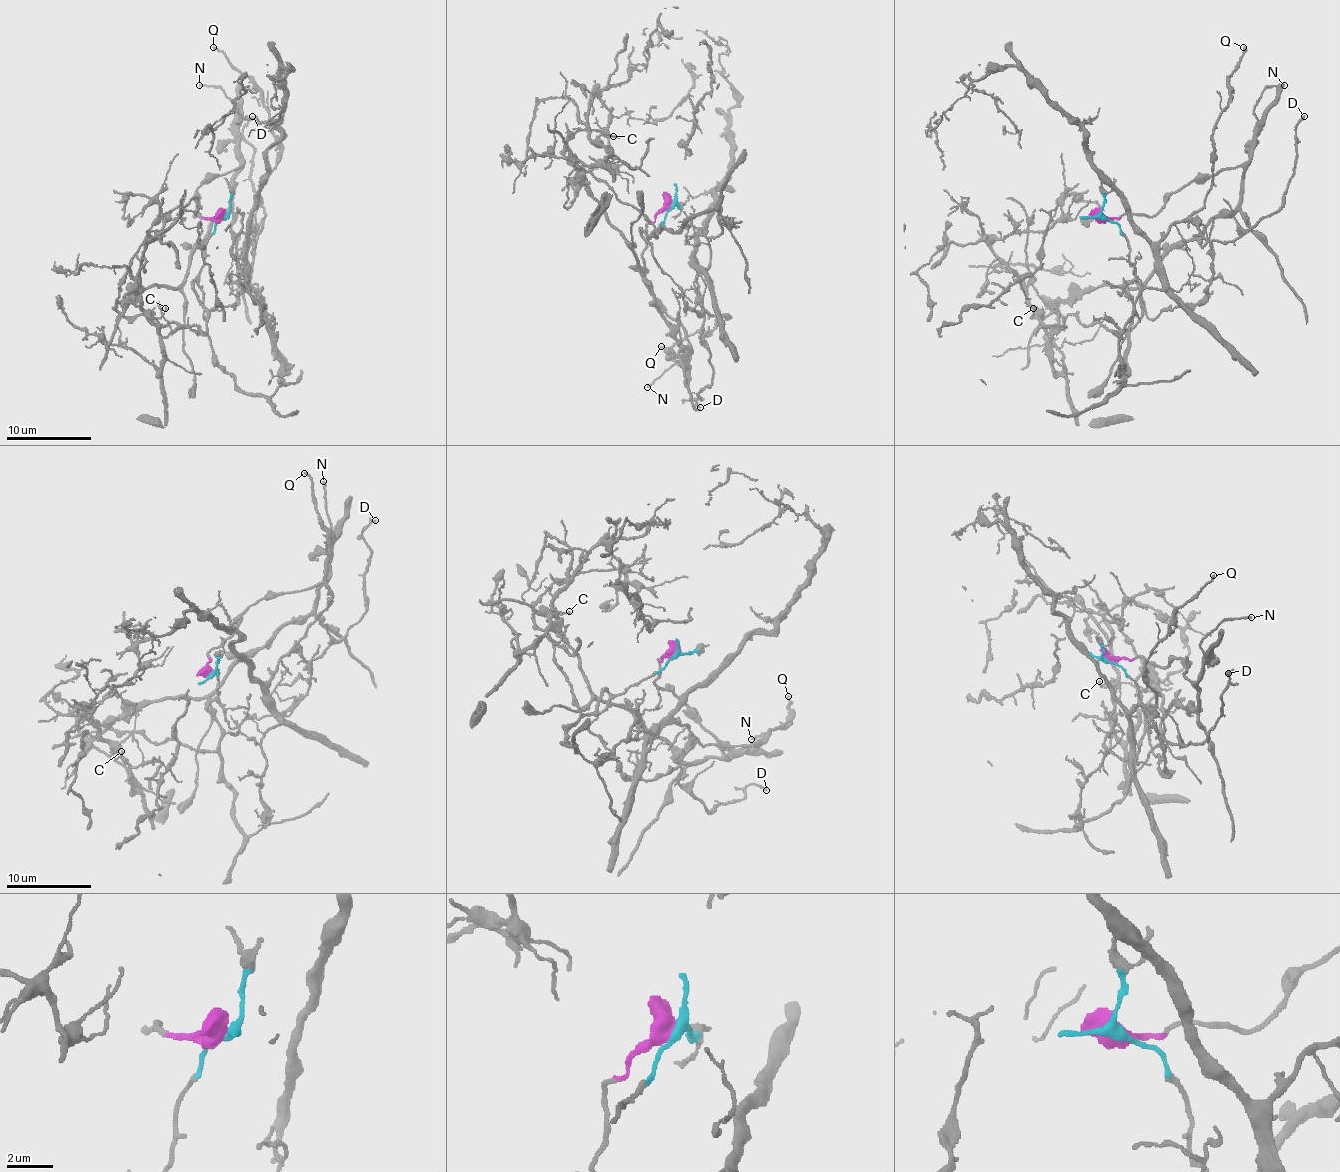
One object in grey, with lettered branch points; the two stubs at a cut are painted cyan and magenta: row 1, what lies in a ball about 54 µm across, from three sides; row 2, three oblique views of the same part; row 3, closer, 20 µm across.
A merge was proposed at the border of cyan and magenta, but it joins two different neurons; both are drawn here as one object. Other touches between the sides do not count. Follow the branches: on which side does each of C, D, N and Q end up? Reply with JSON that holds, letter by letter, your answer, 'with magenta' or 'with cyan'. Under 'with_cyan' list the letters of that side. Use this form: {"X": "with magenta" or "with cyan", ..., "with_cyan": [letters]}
{"C": "with cyan", "D": "with cyan", "N": "with magenta", "Q": "with cyan", "with_cyan": ["C", "D", "Q"]}

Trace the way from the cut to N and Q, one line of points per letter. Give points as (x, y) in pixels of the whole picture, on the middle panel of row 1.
N: (671, 206), (648, 225), (643, 283), (684, 330), (690, 357), (675, 362), (648, 387)
Q: (671, 206), (646, 240), (658, 266), (697, 315), (699, 300), (712, 315), (726, 315), (709, 332), (660, 347)

